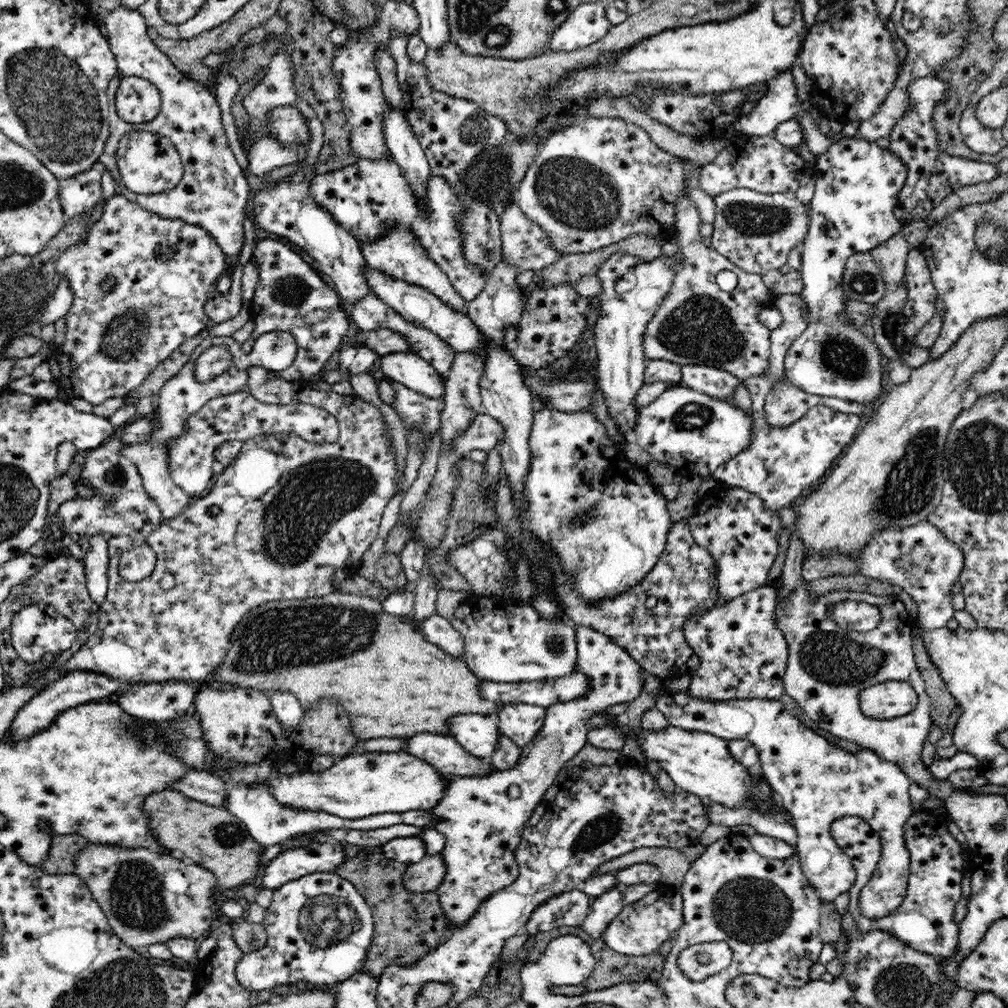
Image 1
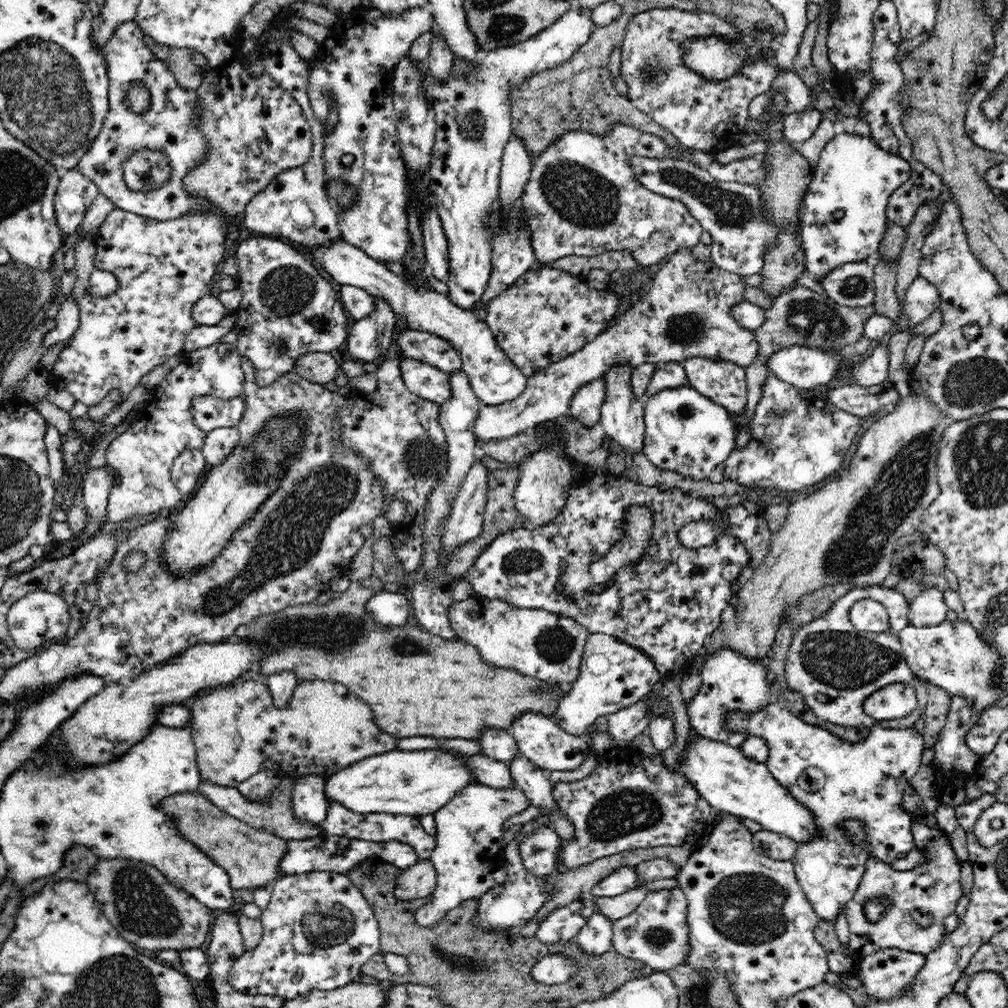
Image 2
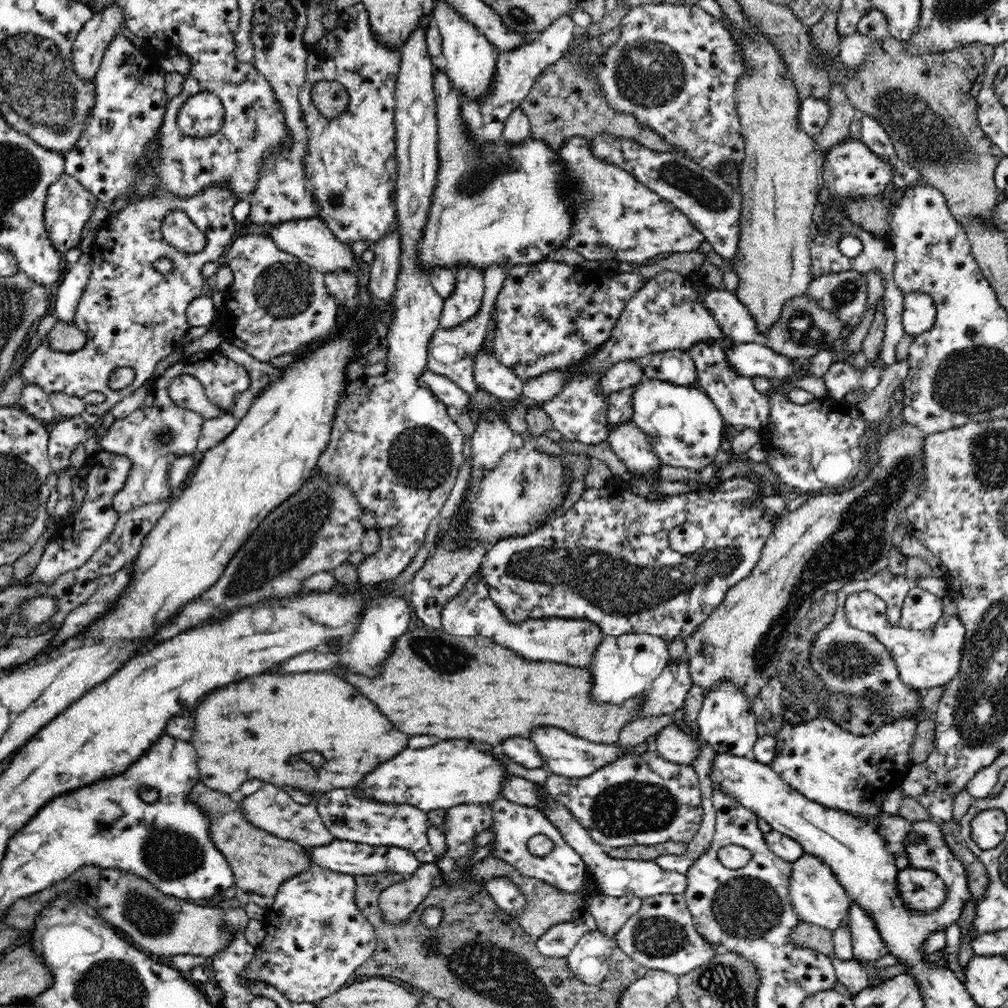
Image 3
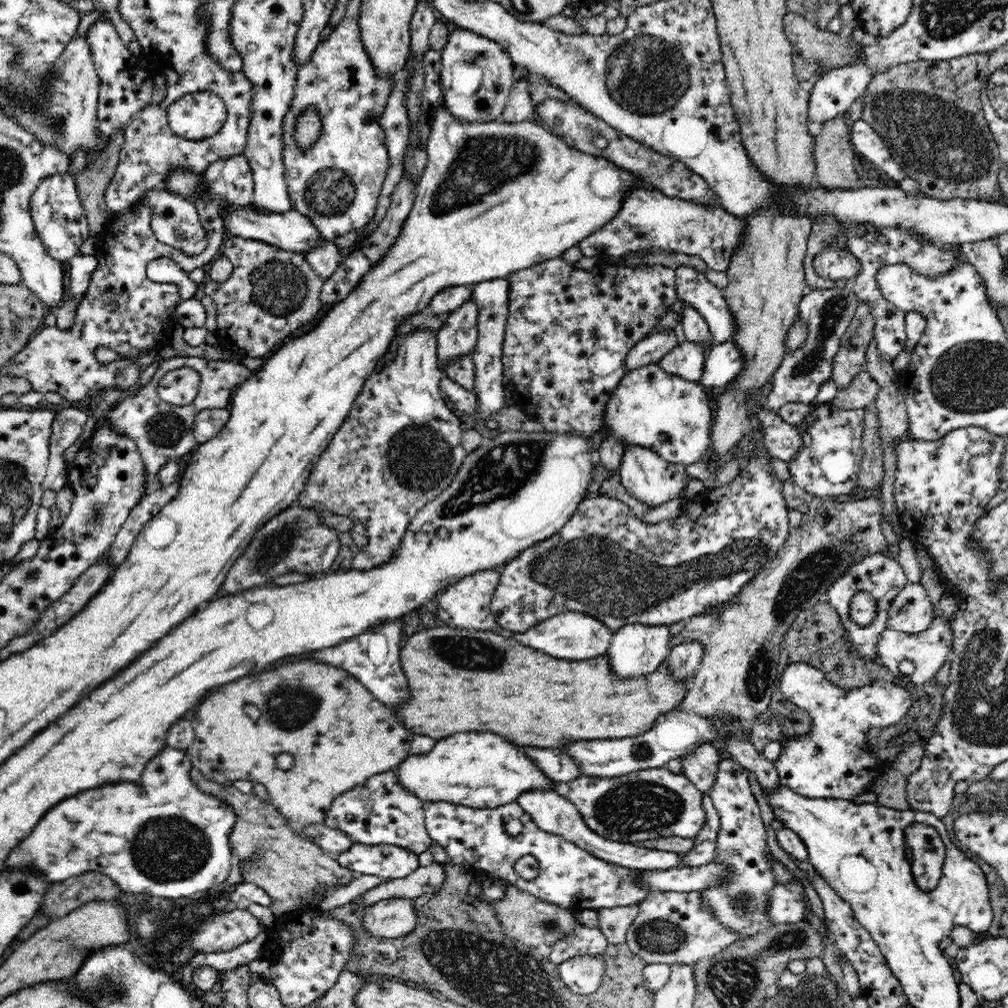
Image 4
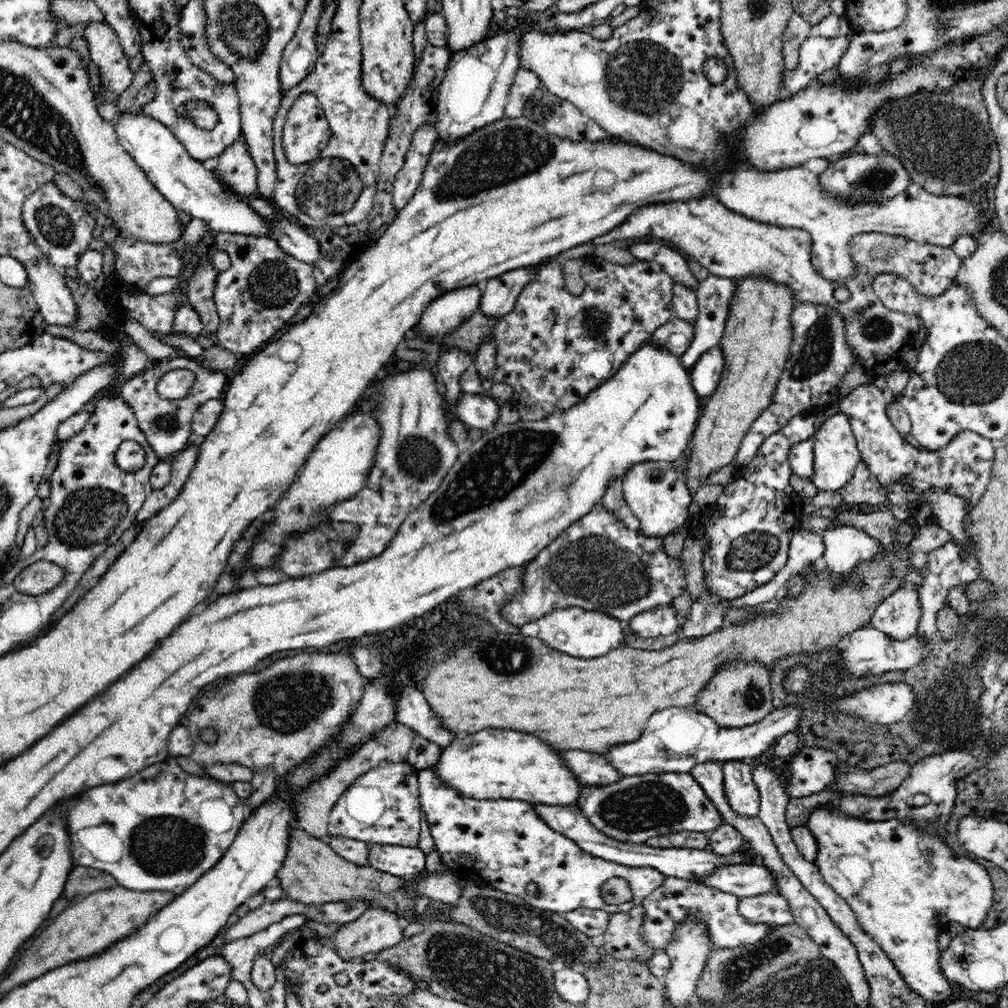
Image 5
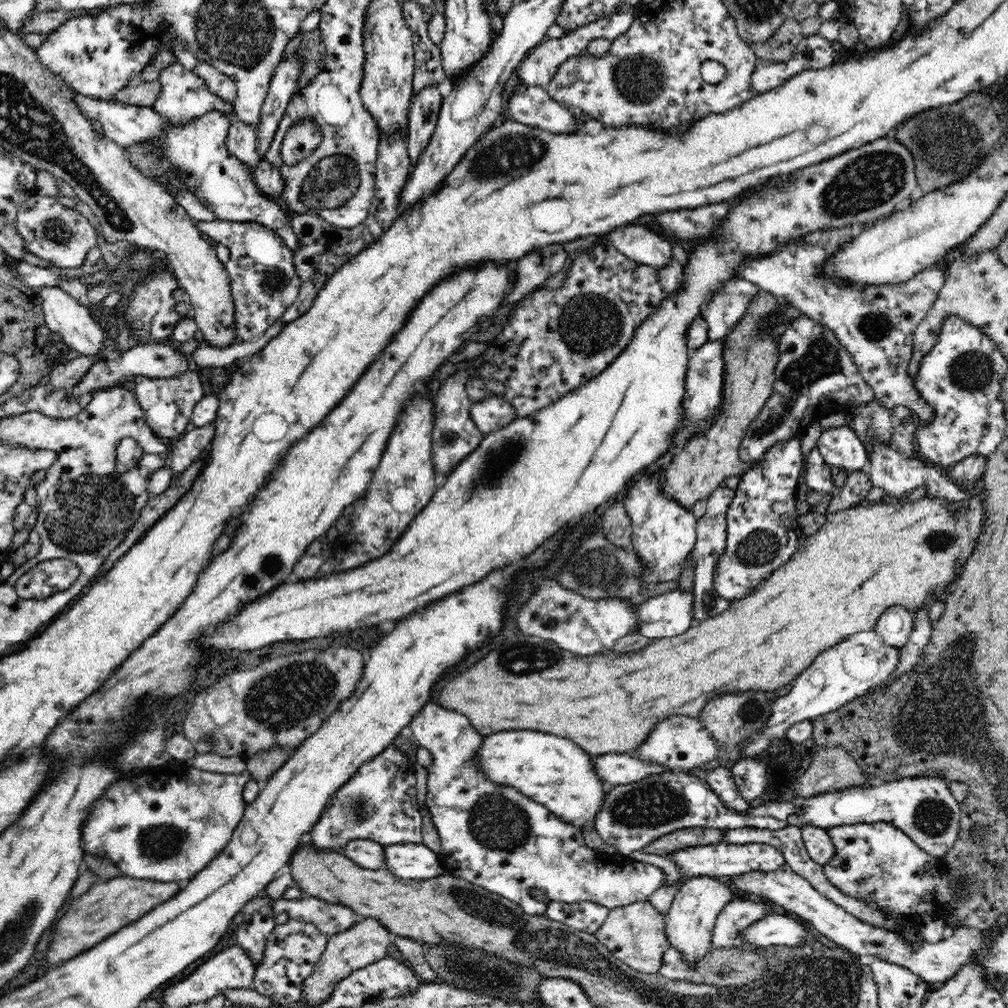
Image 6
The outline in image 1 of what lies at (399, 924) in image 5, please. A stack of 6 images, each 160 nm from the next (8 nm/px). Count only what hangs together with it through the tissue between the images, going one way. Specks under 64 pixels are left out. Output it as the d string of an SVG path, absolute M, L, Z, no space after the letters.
M442 853L426 855L414 865L404 871L403 880L409 892L428 894L438 889L444 881L446 866Z

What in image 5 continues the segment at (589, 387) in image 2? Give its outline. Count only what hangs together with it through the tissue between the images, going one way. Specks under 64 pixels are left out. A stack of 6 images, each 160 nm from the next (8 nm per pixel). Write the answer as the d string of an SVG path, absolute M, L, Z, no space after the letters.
M674 312L672 318L664 326L660 325L648 341L654 346L661 346L672 354L680 356L690 346L694 329L694 324L680 320Z

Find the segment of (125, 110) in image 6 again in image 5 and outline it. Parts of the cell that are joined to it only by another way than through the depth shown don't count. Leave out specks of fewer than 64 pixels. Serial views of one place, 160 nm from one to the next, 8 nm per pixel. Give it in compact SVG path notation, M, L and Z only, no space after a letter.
M135 111L116 115L113 122L120 144L174 208L188 213L191 218L206 221L209 228L216 232L272 237L272 223L258 215L250 205L240 201L235 194L227 192L225 186L215 178L211 166L192 158L185 146L162 122Z

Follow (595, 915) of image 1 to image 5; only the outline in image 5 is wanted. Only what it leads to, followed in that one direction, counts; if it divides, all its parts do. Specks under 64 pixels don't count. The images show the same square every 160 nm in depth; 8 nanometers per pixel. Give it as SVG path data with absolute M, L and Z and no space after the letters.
M564 967L553 973L554 987L560 999L570 1004L584 1004L590 994L590 986L580 969Z

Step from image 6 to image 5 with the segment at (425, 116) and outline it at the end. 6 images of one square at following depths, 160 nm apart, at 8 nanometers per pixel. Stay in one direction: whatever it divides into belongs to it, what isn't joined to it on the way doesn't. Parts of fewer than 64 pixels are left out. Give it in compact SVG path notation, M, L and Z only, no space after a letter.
M429 122L418 126L418 130L412 136L410 148L406 152L406 160L398 171L393 182L393 207L394 210L404 208L408 201L414 197L429 161L430 151L436 144L438 133L436 127Z

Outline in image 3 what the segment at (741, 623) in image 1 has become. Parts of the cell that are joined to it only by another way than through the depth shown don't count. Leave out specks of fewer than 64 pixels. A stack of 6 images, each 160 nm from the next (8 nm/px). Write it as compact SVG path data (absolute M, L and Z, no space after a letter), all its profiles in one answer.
M732 681L718 682L705 694L702 708L698 712L698 736L708 742L717 753L750 756L758 734L752 702L753 700Z

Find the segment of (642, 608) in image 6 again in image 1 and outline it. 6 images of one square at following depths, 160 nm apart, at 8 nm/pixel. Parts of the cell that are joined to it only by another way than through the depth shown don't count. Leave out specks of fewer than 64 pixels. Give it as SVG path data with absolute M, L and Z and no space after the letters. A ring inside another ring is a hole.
M574 625L577 642L577 670L586 674L590 687L580 698L568 702L559 702L545 708L545 719L539 733L535 734L530 745L521 748L518 762L507 771L496 771L487 777L459 777L451 781L446 788L444 798L431 810L433 818L437 819L435 829L444 835L444 850L442 858L446 866L444 881L434 892L439 898L440 907L452 930L460 928L468 922L479 910L479 907L492 894L511 886L519 878L520 868L516 863L516 849L520 844L523 830L534 809L542 802L546 790L553 786L562 766L572 760L587 743L586 735L589 728L589 718L598 711L606 710L613 704L629 703L640 696L645 683L646 672L628 654L628 651L618 646L607 634L602 634L588 626ZM510 786L518 786L518 798L508 794Z

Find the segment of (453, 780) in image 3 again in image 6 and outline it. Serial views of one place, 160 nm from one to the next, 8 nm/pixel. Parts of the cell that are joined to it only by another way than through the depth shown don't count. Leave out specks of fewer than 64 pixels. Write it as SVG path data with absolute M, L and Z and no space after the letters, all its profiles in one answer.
M506 730L506 732L486 736L478 750L478 766L490 782L516 789L534 802L543 804L566 823L578 828L594 828L596 813L600 810L609 788L597 777L590 756L584 750L580 750L574 742L566 738L556 738L552 734L534 732L534 730Z

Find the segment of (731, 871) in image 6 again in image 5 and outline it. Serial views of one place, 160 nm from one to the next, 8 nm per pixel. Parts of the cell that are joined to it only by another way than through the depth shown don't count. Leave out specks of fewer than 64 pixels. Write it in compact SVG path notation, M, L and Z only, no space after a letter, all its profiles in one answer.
M531 803L536 814L543 818L543 821L552 830L559 832L572 839L576 844L584 850L603 858L610 862L615 862L618 865L630 867L652 867L658 870L664 877L680 878L688 881L697 881L700 878L706 878L710 874L714 874L716 868L728 866L728 864L748 864L757 862L754 854L748 850L732 852L732 854L714 854L707 849L698 848L684 848L684 847L670 847L670 848L656 848L650 844L645 843L627 843L620 842L615 838L606 836L600 832L589 820L583 815L583 811L576 805L547 805L544 803Z

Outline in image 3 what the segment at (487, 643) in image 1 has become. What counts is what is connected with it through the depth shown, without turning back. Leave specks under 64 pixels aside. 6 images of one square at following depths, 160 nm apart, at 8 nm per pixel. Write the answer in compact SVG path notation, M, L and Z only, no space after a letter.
M479 570L470 576L464 588L448 600L441 612L442 630L454 636L482 635L493 638L496 644L512 650L514 654L524 656L524 660L534 662L558 662L576 668L588 669L595 648L600 644L604 634L600 627L590 620L576 618L545 618L528 617L525 622L514 625L504 617L502 611L492 601L485 582L481 581Z

